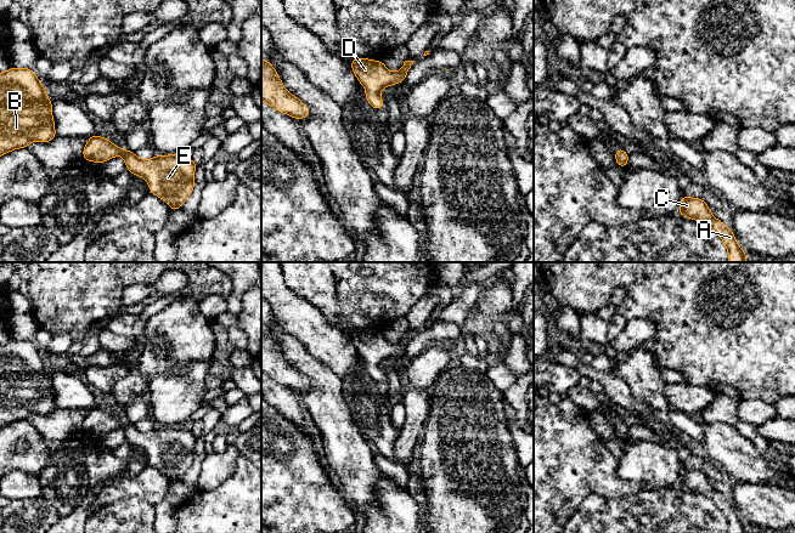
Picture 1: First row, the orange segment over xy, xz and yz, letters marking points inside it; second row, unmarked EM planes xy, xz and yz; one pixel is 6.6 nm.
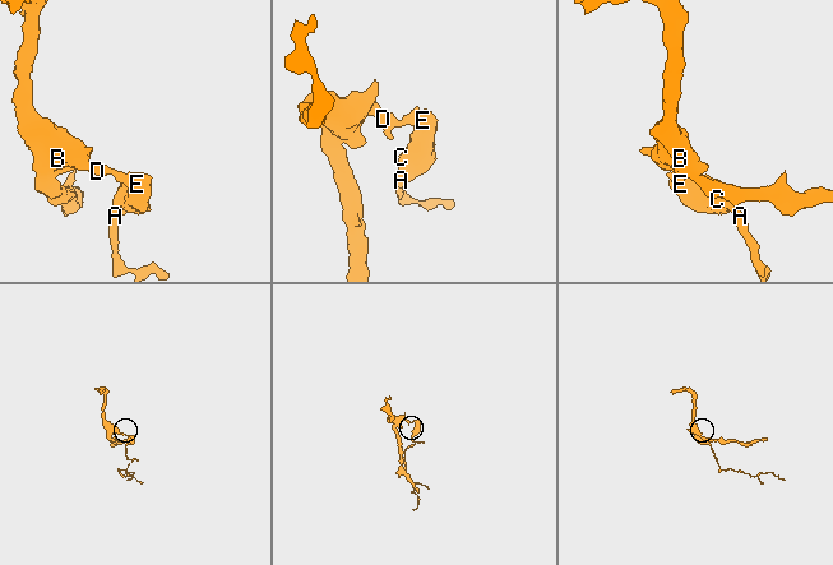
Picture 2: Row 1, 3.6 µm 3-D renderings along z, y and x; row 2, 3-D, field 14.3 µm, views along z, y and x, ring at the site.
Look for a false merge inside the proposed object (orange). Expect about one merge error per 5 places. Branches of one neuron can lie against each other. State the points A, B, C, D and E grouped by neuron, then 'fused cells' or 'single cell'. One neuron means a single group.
A B C D E; single cell

